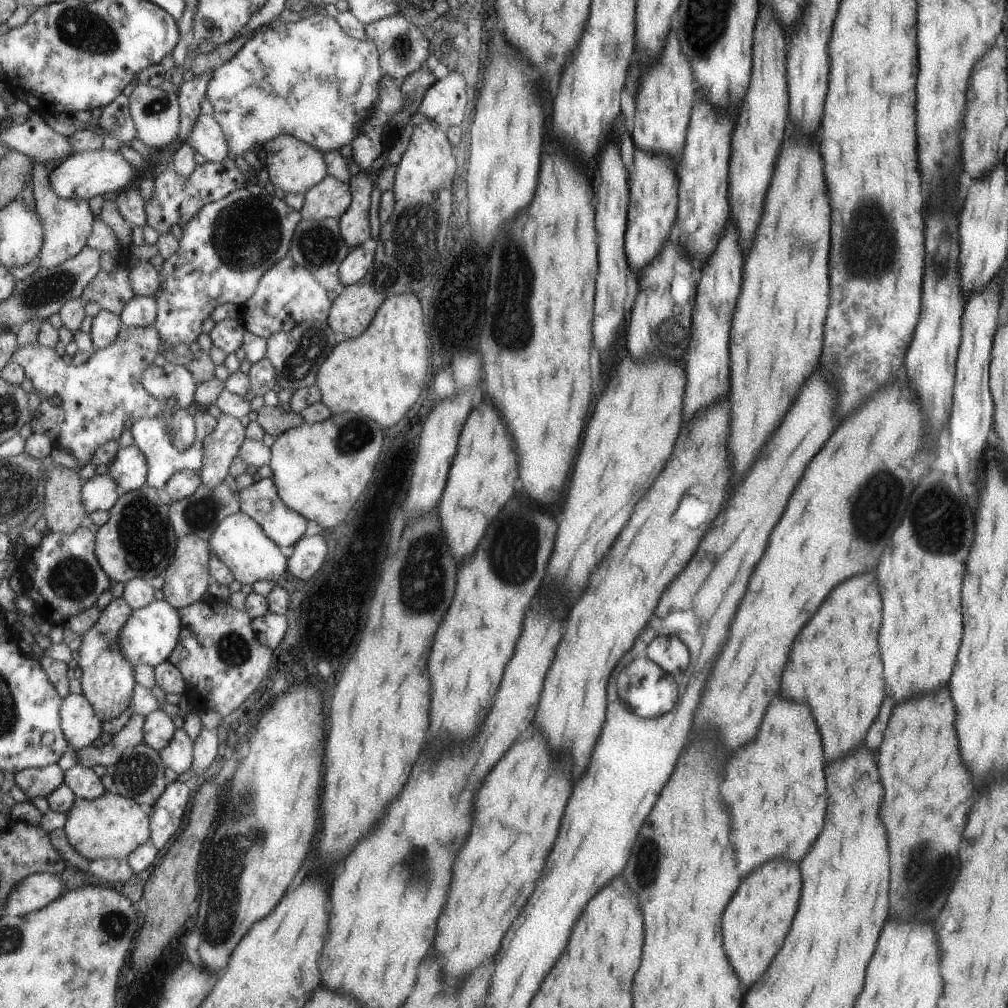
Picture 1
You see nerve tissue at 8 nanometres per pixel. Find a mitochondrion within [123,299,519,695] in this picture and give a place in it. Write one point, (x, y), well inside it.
(423, 582)

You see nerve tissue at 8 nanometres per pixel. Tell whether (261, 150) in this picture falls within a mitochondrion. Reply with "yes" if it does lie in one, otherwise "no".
no

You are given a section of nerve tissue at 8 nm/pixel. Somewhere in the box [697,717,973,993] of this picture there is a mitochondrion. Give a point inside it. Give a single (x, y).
(928, 871)

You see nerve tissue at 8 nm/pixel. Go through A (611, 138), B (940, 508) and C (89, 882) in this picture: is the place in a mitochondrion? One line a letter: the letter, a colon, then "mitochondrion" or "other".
A: other
B: mitochondrion
C: other

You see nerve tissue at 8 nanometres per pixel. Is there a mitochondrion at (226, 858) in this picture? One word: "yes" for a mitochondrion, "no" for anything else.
yes

